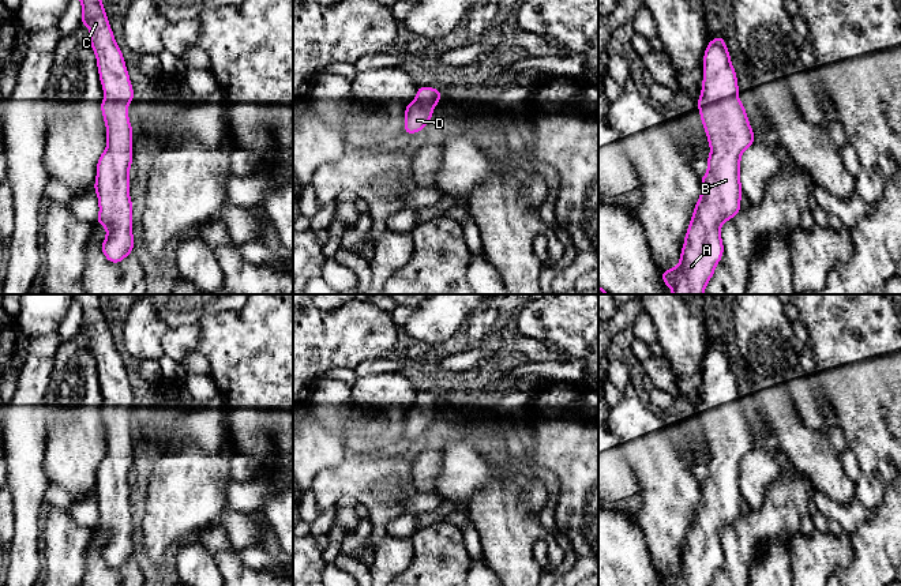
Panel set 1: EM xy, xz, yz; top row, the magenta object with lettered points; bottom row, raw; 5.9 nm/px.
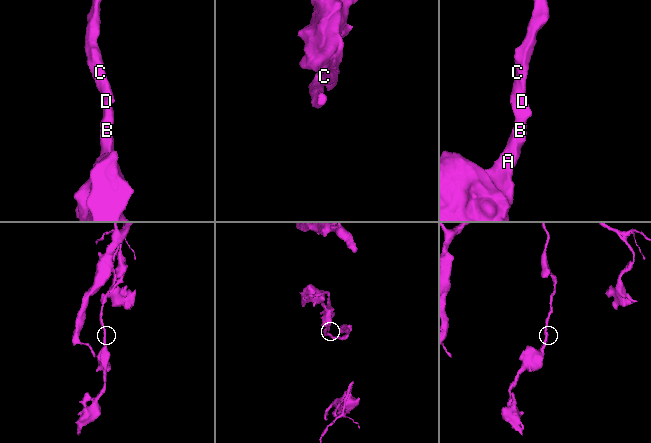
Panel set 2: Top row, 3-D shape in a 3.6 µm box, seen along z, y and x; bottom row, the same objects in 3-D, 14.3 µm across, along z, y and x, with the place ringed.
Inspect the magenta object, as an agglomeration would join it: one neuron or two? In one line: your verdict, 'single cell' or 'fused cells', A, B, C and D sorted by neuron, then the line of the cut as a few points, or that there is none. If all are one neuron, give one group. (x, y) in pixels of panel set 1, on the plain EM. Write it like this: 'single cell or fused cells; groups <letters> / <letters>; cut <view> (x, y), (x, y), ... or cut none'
single cell; groups A B C D; cut none

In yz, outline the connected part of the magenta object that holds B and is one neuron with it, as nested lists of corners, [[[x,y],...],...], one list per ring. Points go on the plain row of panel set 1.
[[[716,342],[705,356],[702,398],[697,407],[710,450],[707,478],[701,484],[702,499],[684,542],[679,571],[664,575],[662,586],[710,586],[717,568],[722,563],[724,551],[720,534],[725,526],[733,523],[742,515],[740,463],[743,457],[755,447],[746,414],[737,399],[736,377],[731,369],[728,353],[722,342]]]

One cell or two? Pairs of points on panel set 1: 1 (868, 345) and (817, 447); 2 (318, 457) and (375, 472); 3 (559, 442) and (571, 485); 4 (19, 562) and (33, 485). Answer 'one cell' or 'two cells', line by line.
1: two cells
2: two cells
3: one cell
4: one cell

